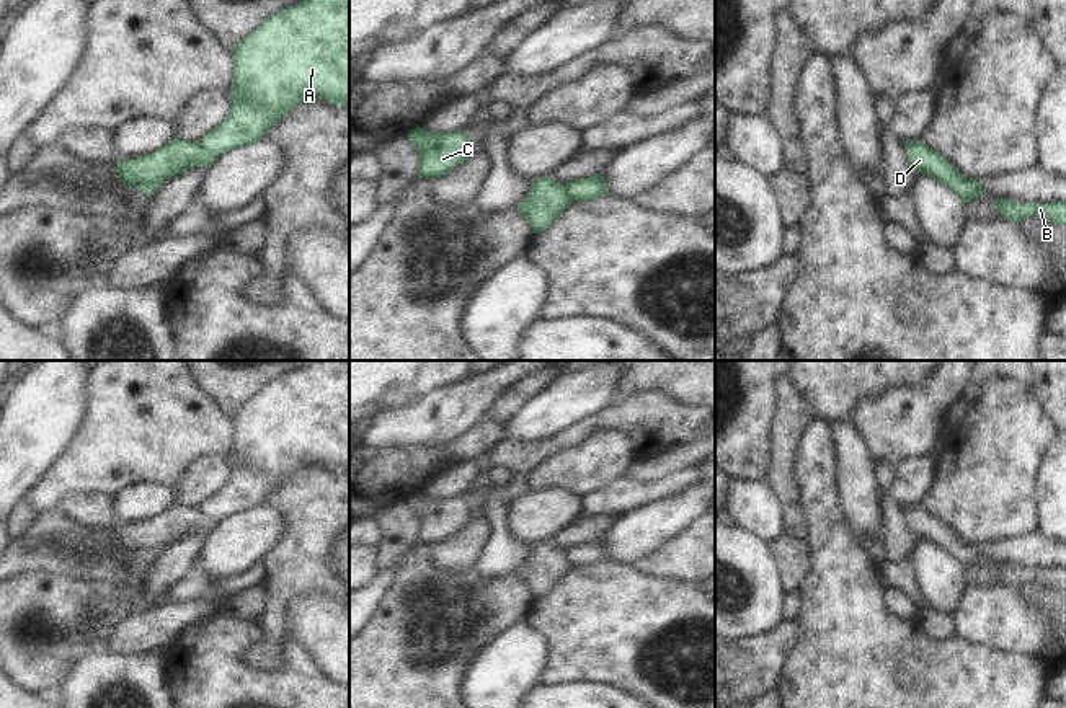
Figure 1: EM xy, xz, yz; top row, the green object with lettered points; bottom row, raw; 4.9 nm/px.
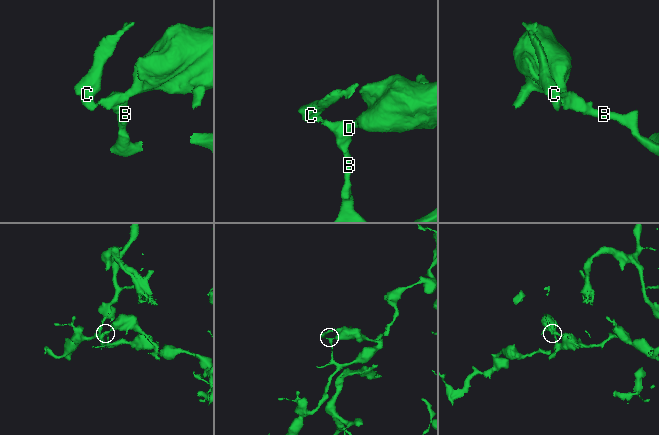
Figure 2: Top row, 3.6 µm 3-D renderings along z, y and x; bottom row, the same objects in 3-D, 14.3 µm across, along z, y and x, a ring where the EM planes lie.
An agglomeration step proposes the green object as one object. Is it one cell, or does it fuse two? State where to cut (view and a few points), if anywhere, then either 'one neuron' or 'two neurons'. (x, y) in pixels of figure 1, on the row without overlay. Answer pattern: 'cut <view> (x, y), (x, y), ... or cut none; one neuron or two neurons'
cut xy (198, 508), (209, 519), (216, 521); two neurons

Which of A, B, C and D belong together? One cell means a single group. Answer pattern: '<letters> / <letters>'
A / B C D

